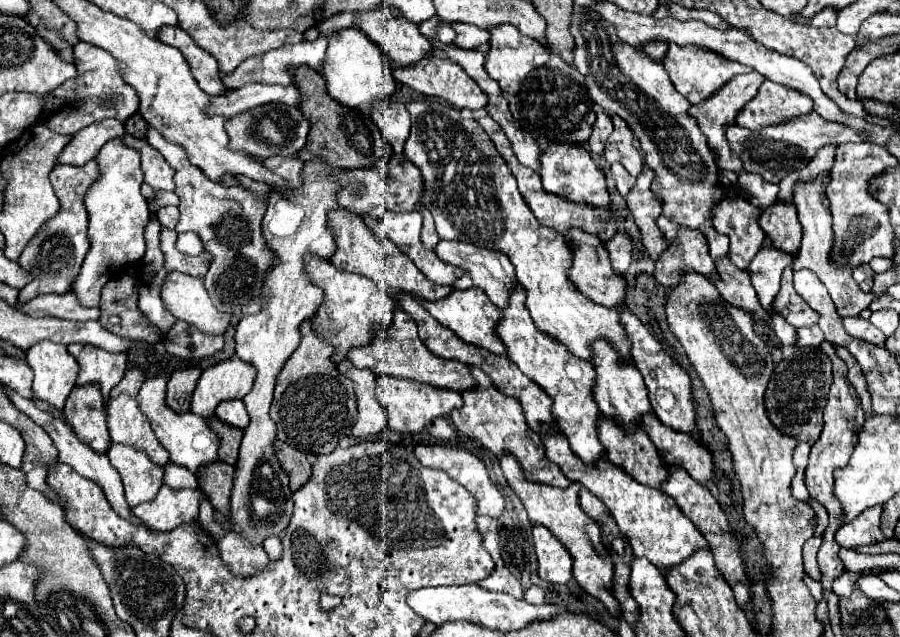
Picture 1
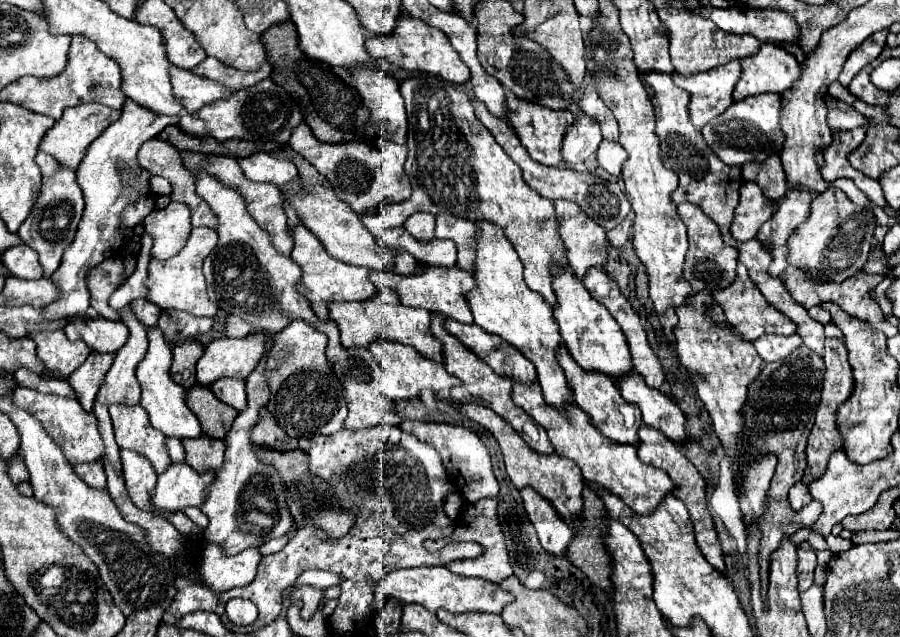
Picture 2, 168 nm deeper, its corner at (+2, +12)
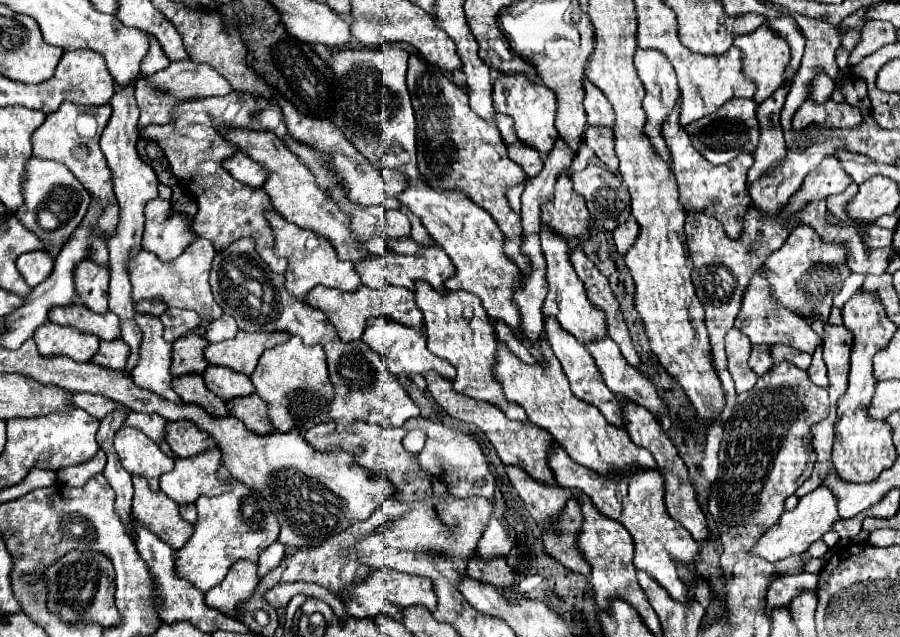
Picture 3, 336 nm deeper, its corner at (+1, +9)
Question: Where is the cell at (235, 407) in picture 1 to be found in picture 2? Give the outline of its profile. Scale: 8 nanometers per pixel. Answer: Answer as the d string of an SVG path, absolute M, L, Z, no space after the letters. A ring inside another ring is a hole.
M219 378L211 384L213 394L233 406L237 412L241 412L243 408L247 408L247 394L245 394L245 382L239 378Z

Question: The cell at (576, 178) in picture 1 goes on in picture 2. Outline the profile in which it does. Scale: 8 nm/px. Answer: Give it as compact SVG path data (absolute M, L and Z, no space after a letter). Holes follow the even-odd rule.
M521 102L517 110L511 110L507 114L509 124L513 126L515 134L519 136L521 144L525 146L525 150L529 152L529 156L541 164L547 166L557 166L563 162L561 152L559 152L559 144L563 140L563 132L571 126L573 122L573 114L569 110L553 110L541 104L533 104L533 102Z

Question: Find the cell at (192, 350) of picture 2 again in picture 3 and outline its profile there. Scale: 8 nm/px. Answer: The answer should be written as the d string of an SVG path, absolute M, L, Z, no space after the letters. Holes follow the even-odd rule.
M190 333L182 339L178 339L172 345L172 375L182 377L182 375L202 375L206 365L204 359L204 349L208 347L208 339Z

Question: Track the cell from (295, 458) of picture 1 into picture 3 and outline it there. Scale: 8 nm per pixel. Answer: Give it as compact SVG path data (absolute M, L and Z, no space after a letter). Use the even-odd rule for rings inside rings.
M248 395L240 397L240 399L232 399L228 401L228 409L232 411L232 415L236 419L240 419L248 431L256 433L256 435L270 435L276 433L276 429L272 427L270 419L268 419L268 405L258 397L258 395Z

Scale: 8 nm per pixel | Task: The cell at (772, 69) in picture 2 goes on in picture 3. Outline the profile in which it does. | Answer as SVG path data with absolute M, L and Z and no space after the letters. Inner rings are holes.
M758 27L750 35L742 35L734 39L734 47L742 51L742 71L748 81L756 85L756 97L754 101L762 103L768 99L784 81L784 71L790 63L790 47L784 39L780 39L770 27Z

